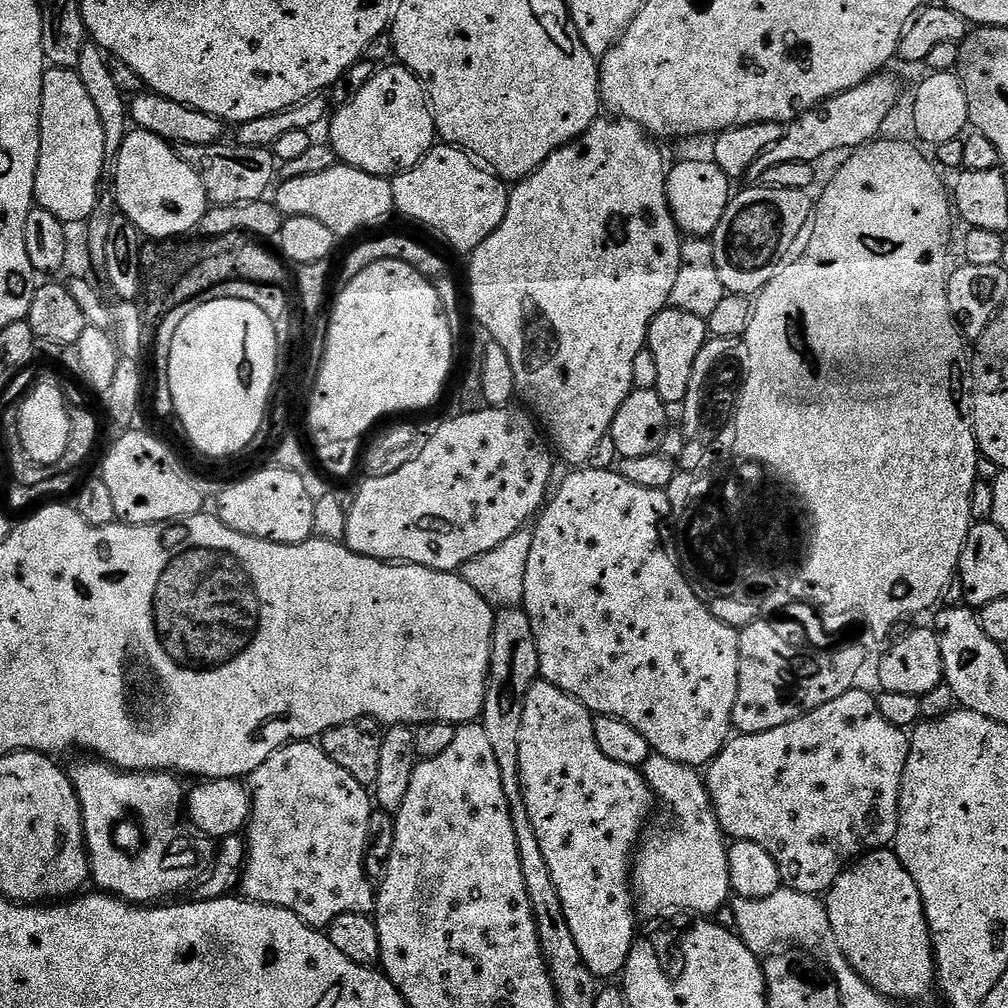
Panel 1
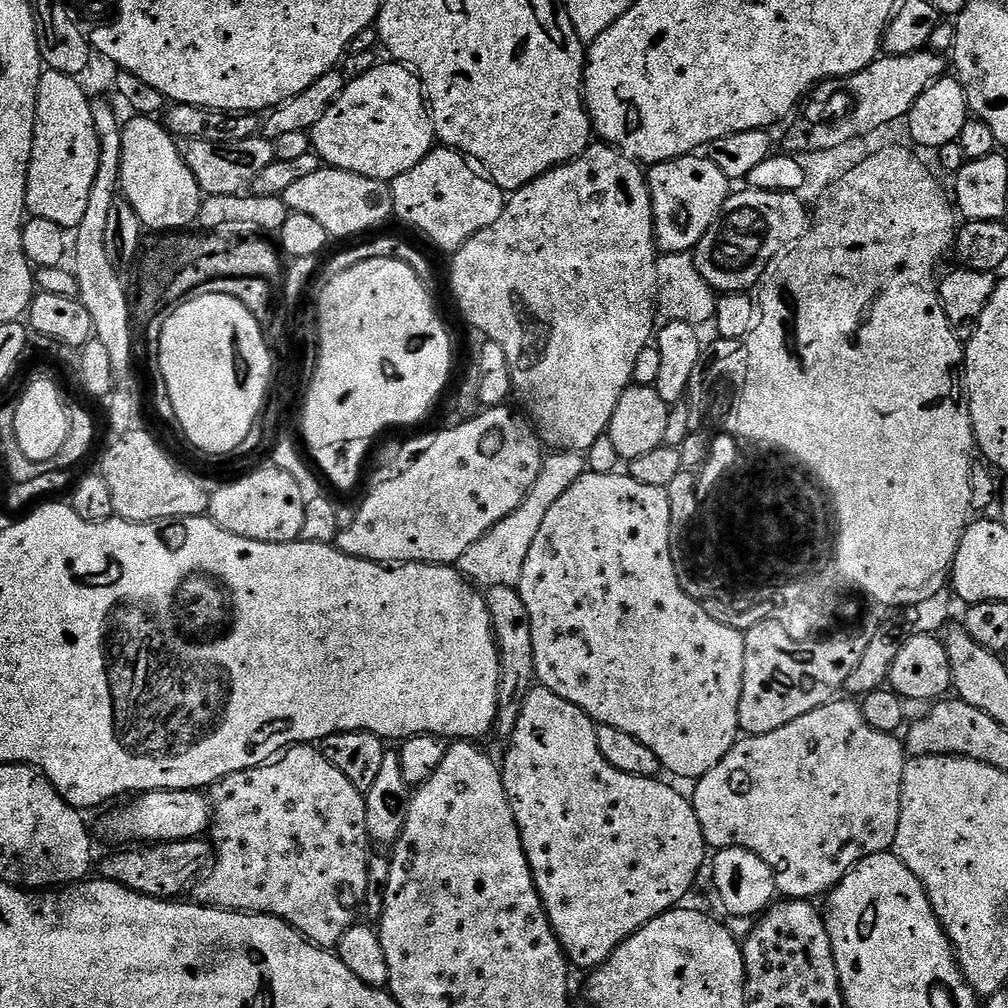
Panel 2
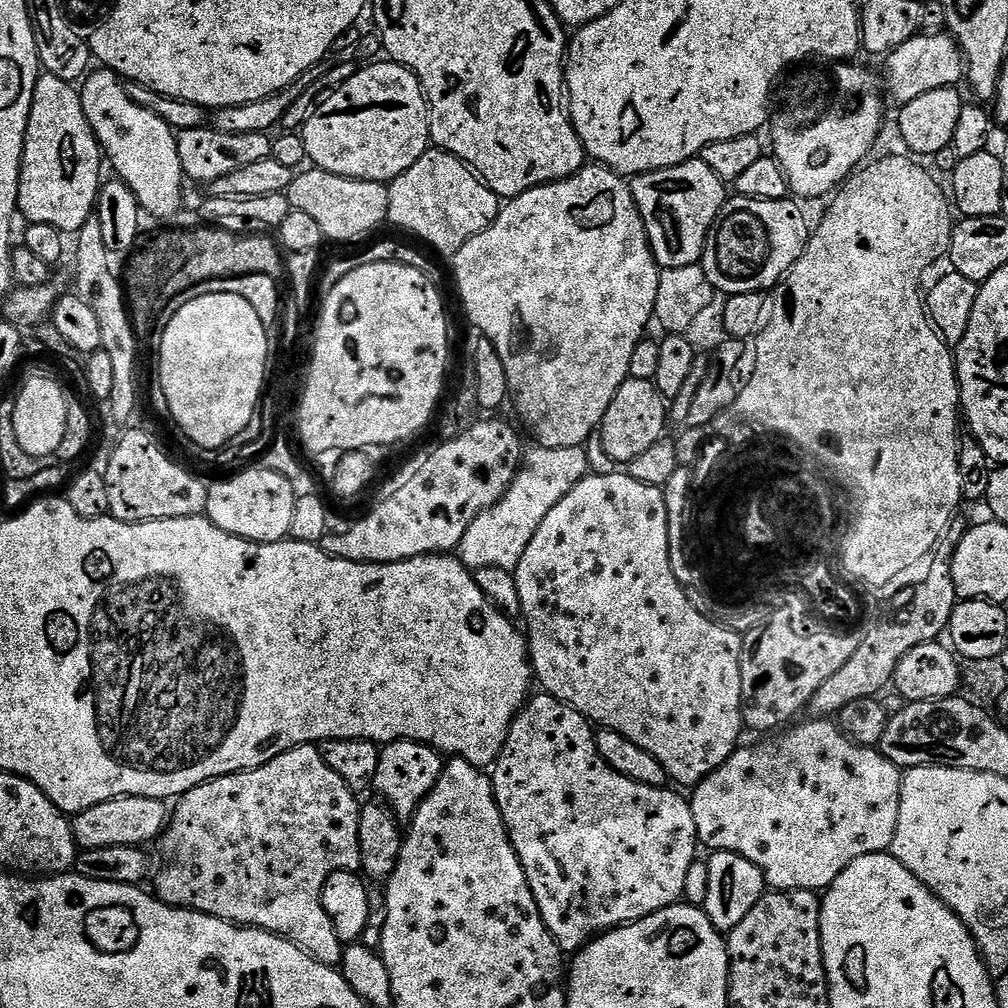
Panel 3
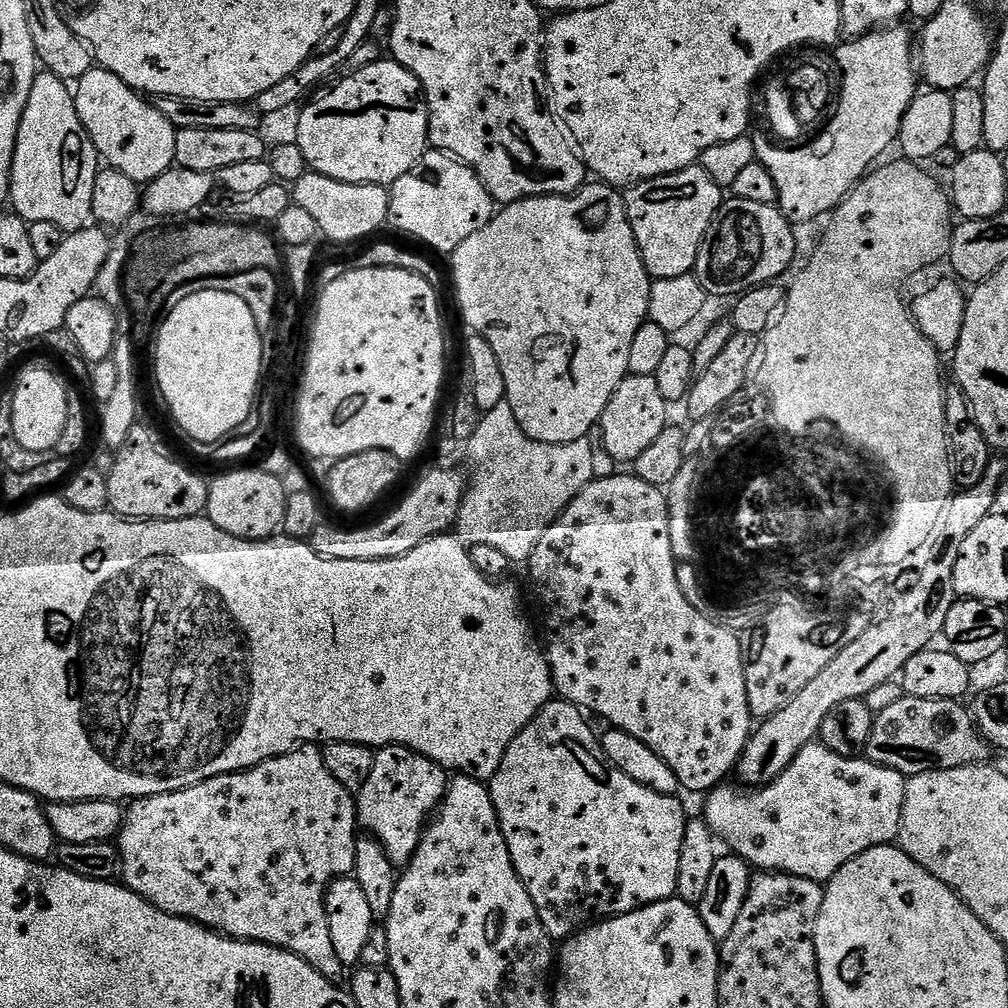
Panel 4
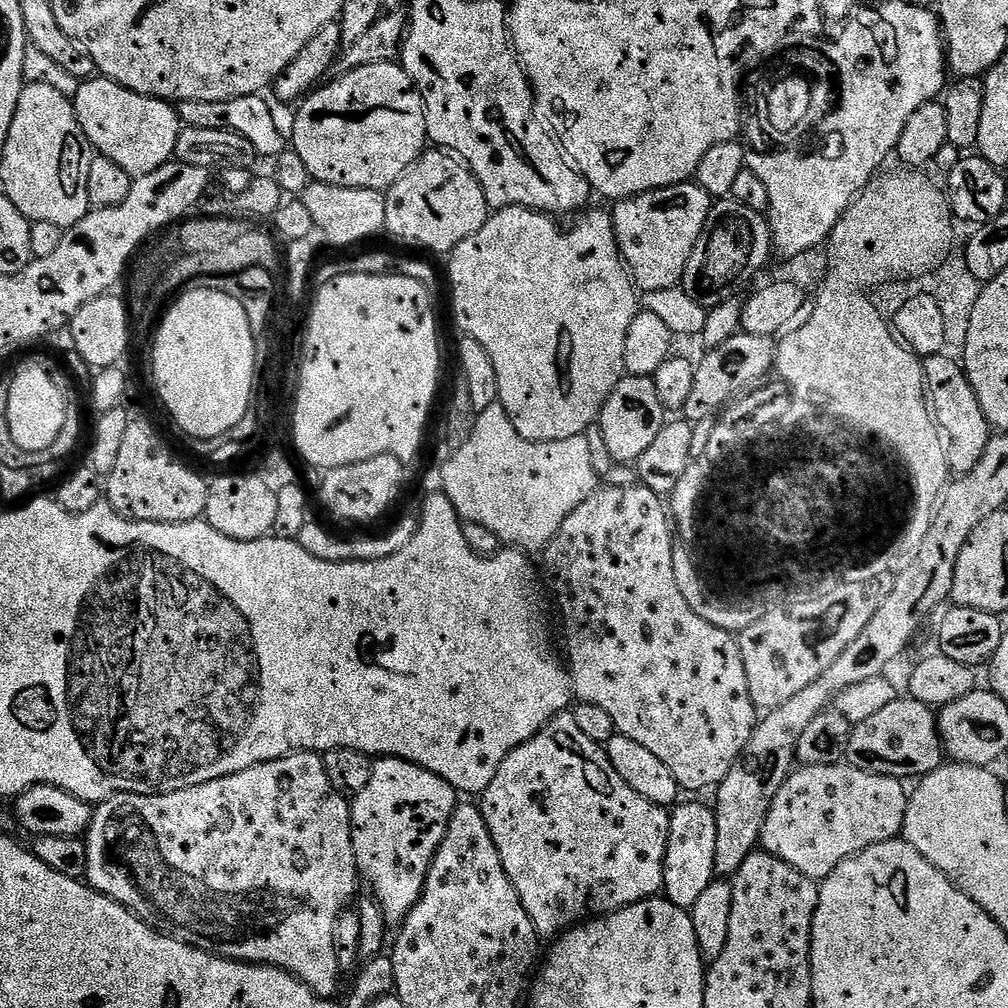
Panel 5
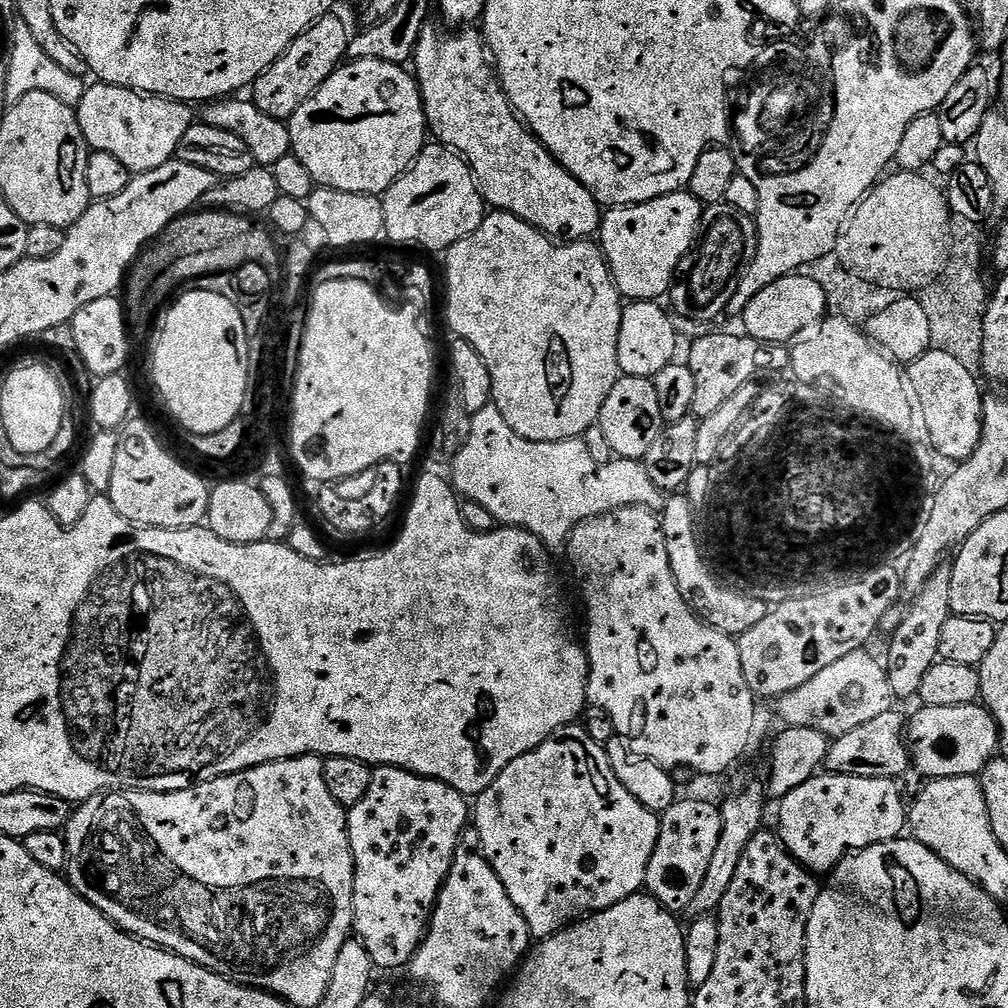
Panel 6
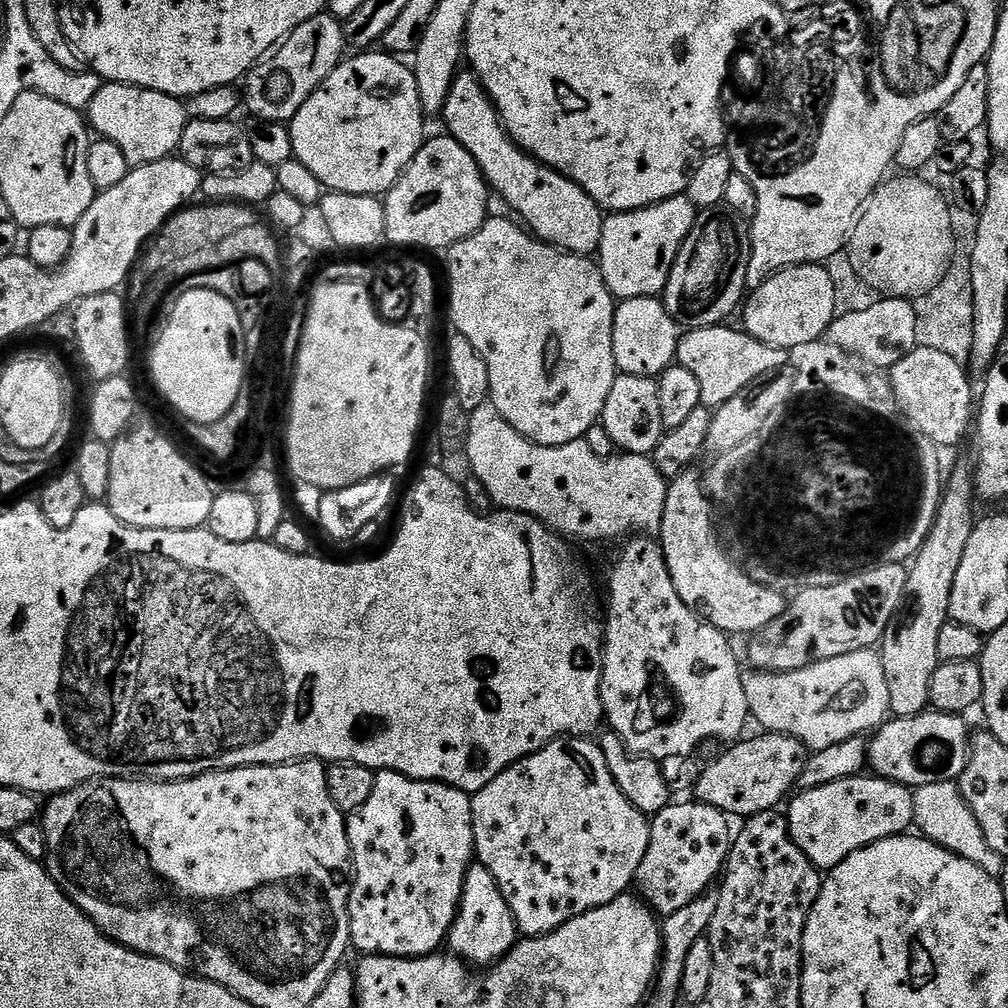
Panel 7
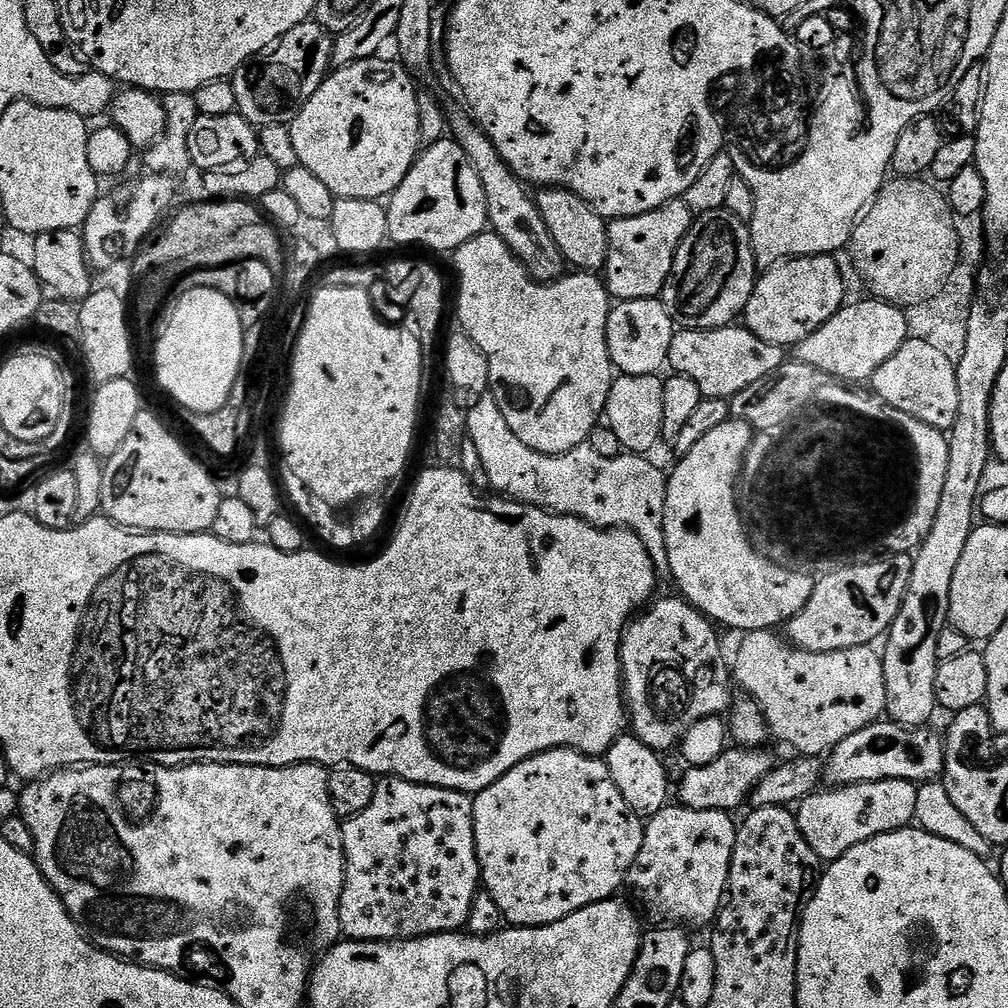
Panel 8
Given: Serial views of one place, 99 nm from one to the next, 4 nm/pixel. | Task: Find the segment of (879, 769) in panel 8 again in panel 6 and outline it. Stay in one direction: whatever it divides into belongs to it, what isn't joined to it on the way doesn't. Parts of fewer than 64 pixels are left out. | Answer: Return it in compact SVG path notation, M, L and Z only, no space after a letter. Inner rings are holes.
M983 703L966 706L920 706L906 724L910 764L928 780L951 776L974 776L997 755L1000 727Z

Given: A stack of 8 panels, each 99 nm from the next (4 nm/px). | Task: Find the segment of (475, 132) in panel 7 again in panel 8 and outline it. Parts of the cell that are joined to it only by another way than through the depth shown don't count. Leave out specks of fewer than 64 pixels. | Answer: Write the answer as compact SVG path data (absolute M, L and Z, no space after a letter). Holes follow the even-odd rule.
M545 188L537 193L534 196L536 209L542 214L565 261L573 269L593 274L599 273L608 263L609 221L596 213L580 196L569 192L567 188Z

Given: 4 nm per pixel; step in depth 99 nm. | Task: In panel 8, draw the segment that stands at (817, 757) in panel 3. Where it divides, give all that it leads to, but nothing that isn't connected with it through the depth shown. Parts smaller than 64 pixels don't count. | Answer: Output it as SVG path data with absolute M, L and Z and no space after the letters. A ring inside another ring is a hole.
M911 780L846 784L828 791L832 792L813 792L800 801L794 812L802 838L806 838L810 850L814 850L824 862L838 859L846 854L846 850L870 838L909 827L916 819L918 787Z

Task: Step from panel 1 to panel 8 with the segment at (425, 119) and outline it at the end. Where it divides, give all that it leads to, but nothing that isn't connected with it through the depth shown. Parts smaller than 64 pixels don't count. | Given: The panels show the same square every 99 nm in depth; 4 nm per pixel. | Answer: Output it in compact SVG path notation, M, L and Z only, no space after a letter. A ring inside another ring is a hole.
M380 59L335 69L290 125L299 167L310 170L342 200L391 197L421 151L413 73L395 59Z

